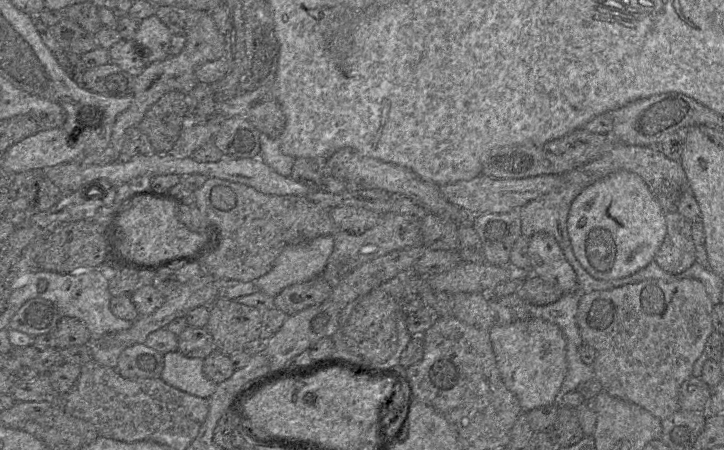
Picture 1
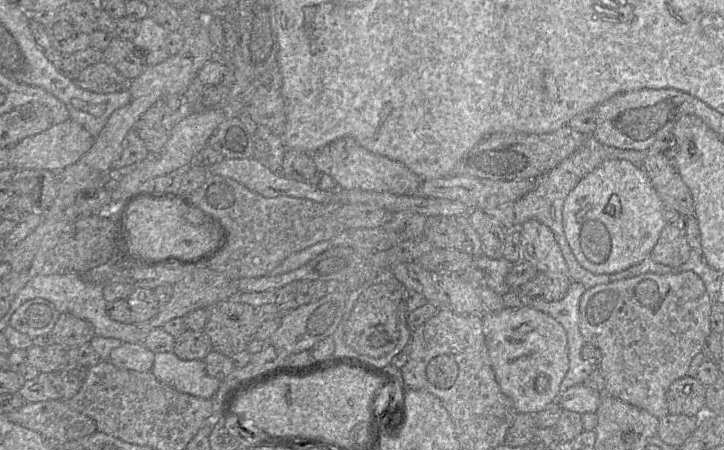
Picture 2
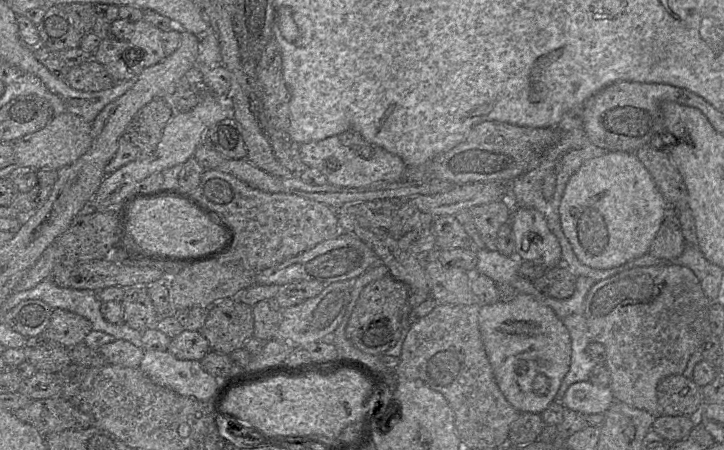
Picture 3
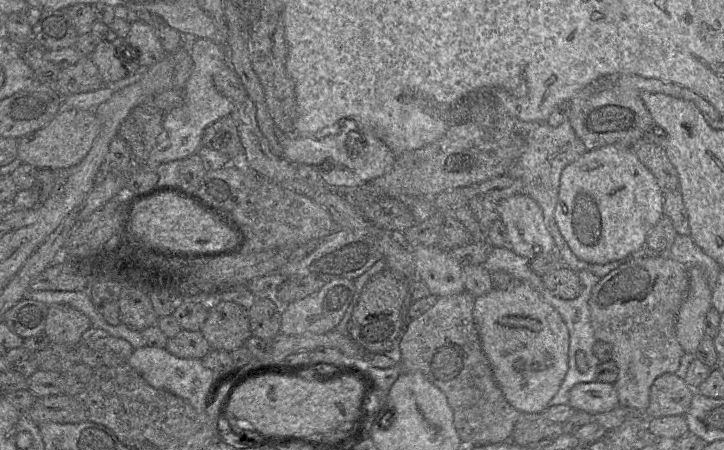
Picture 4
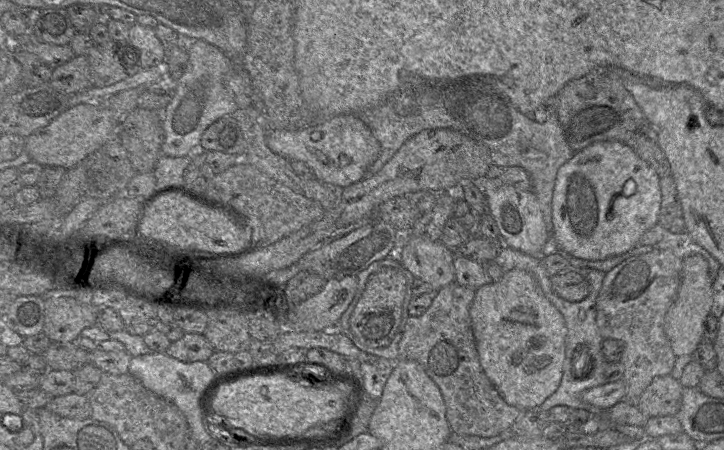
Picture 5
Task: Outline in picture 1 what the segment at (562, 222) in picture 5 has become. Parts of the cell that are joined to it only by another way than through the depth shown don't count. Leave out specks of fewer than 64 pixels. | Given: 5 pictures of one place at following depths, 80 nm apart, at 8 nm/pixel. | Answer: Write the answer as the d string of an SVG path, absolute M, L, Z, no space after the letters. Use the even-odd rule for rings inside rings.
M620 170L586 187L572 202L567 230L575 257L594 278L630 276L654 261L667 225L665 213L637 174Z

